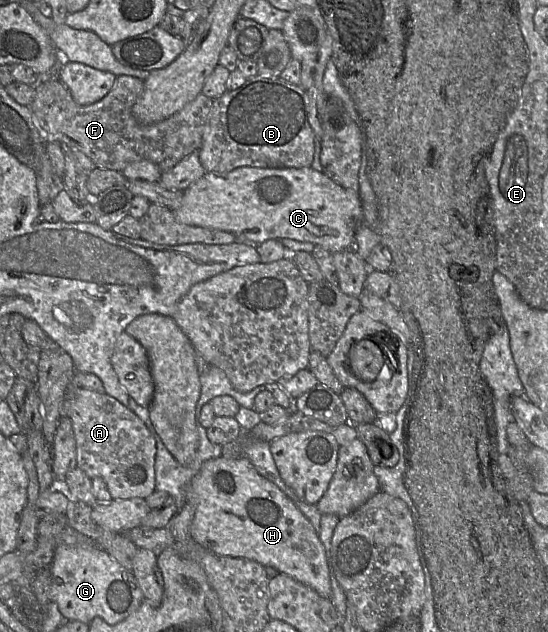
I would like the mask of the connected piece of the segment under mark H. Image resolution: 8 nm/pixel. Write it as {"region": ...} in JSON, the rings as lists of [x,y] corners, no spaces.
{"region":[[[215,457],[204,462],[190,482],[187,501],[194,509],[190,535],[196,543],[217,555],[249,559],[264,567],[272,567],[309,586],[320,596],[331,599],[329,553],[319,535],[293,501],[274,483],[262,477],[247,458]]]}

